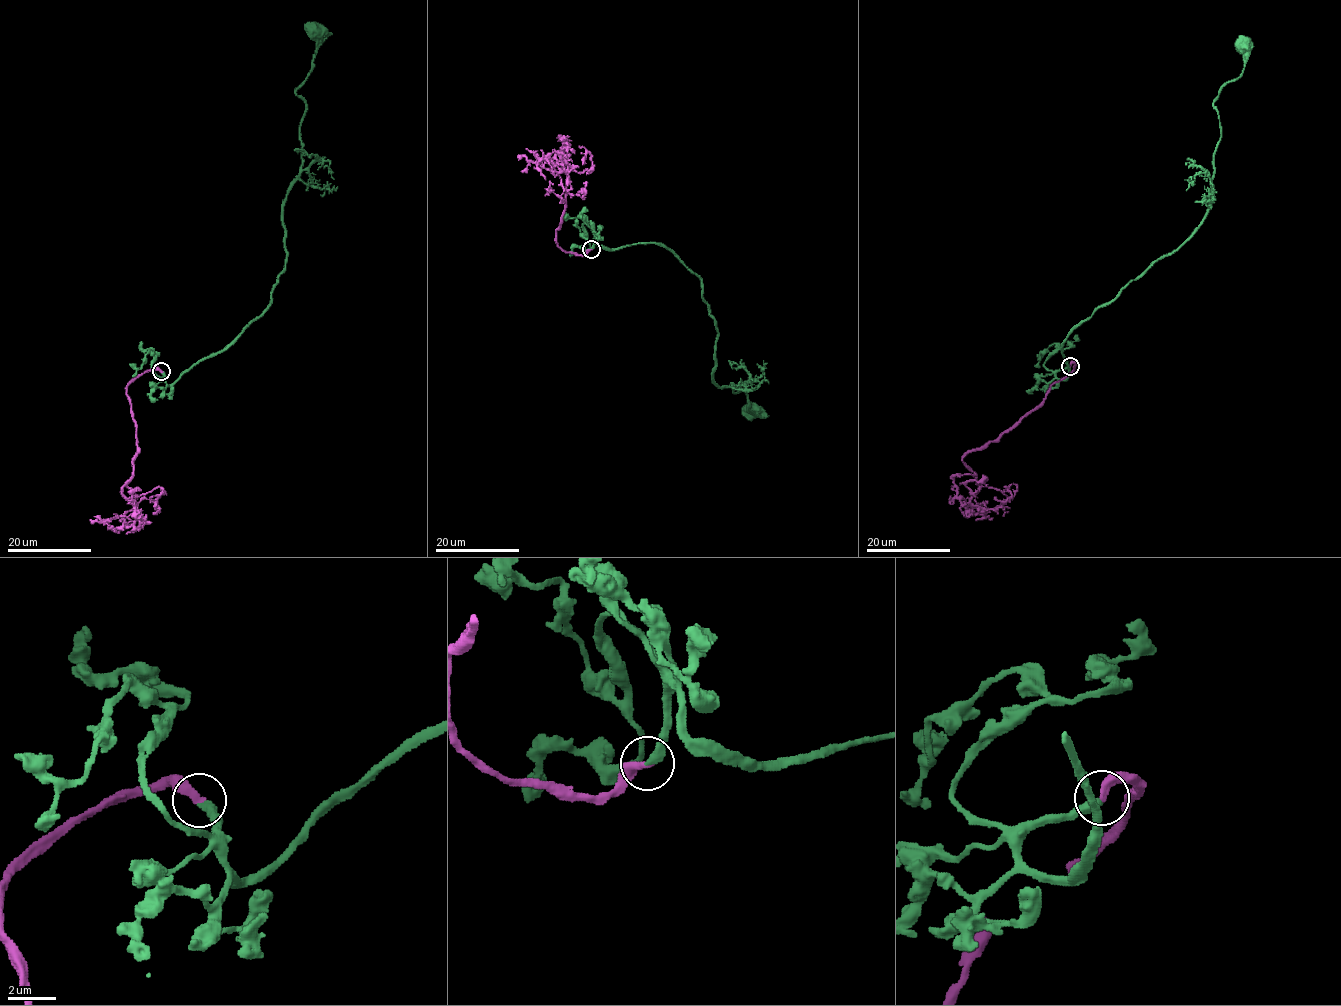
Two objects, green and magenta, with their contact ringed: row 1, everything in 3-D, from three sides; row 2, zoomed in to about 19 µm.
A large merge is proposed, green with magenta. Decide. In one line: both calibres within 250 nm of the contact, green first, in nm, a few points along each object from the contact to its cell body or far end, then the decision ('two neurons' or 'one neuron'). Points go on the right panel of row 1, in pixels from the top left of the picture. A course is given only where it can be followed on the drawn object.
360/360 nm | green via (1070, 366), (1056, 376), (1074, 328), (1201, 223), (1213, 101), (1241, 73), (1242, 43) | magenta via (1070, 365), (1076, 364), (1039, 405), (963, 457), (978, 490), (971, 502), (988, 510), (973, 513), (993, 518) | one neuron

